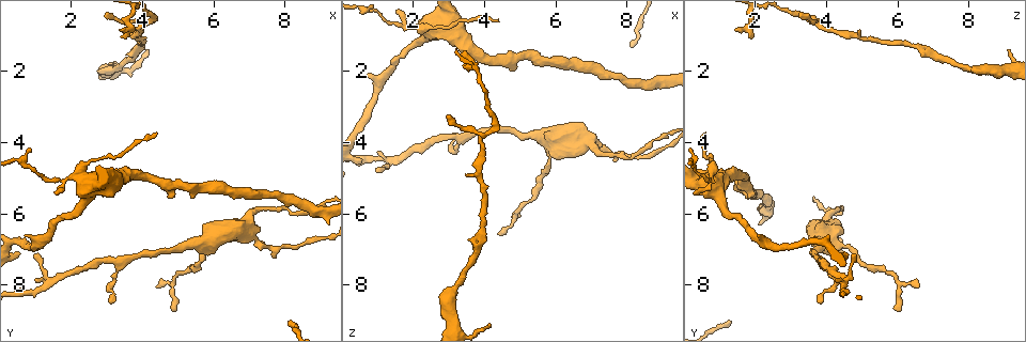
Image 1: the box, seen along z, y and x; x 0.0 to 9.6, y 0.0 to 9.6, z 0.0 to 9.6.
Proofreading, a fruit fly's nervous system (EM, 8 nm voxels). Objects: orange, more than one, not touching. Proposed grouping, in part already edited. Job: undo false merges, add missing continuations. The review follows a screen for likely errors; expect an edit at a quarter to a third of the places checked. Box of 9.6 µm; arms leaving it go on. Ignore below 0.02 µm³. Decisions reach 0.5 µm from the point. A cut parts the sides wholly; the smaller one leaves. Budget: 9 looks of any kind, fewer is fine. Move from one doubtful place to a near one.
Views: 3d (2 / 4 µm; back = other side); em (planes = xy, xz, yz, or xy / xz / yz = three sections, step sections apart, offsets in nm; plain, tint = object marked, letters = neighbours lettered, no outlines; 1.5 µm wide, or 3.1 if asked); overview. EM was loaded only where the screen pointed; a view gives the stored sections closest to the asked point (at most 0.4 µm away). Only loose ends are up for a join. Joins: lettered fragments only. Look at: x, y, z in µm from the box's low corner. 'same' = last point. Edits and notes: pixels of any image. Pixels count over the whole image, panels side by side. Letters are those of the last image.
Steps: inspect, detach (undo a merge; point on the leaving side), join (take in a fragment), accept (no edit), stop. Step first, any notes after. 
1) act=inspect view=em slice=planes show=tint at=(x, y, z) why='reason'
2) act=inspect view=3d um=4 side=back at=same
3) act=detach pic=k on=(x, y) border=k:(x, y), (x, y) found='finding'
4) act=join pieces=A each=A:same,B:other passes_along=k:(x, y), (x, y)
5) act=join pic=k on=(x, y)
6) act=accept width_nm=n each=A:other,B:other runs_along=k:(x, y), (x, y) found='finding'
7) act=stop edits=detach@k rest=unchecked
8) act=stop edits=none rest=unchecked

act=inspect view=em slice=planes show=letters at=(3.45, 0.90, 4.95) why='thin end'

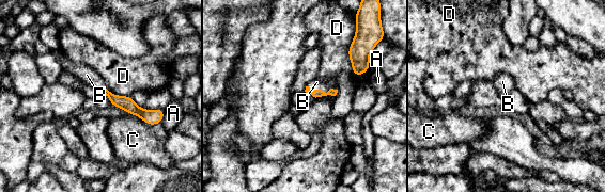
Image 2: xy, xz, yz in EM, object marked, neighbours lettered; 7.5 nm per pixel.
act=join pieces=B each=A:other,B:same,C:other,D:other passes_along=2:(317, 92), (317, 88), (316, 82) found='the neuron continues'

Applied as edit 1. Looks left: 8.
act=inspect view=overview why='redraw'

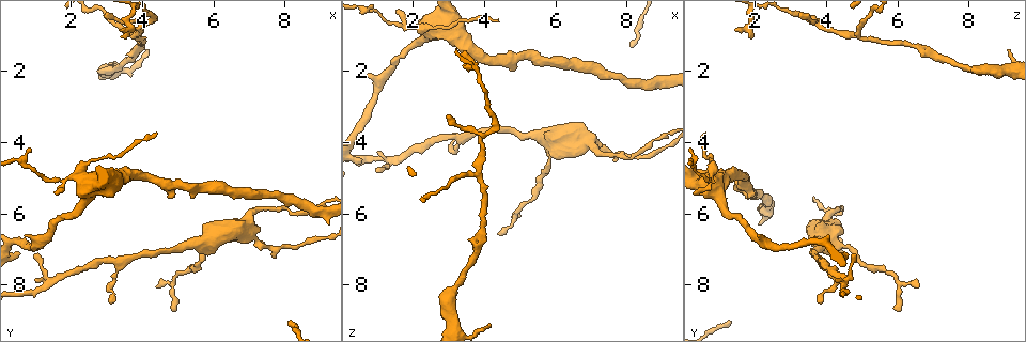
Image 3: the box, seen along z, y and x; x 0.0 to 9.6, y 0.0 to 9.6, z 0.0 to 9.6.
act=inspect view=em slice=planes show=plain at=(1.85, 5.05, 0.75) why='two arms at a narrow angle'

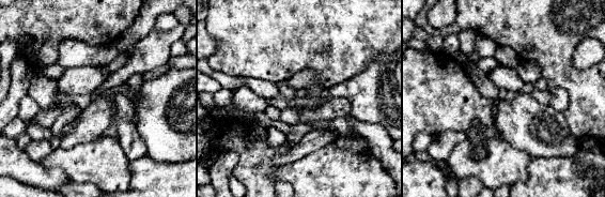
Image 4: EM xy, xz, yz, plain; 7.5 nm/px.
act=inspect view=em slice=planes show=letters at=same why='what lies round it'

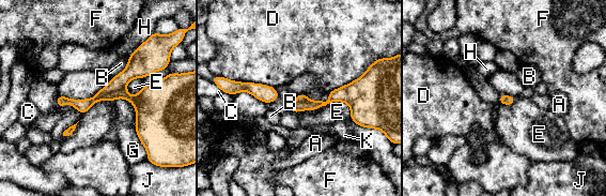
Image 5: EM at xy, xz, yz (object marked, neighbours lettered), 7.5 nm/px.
act=accept each=A:other,B:other,C:other,D:other,E:other,F:other,G:other,H:other,J:other,K:other runs_along=5:(158, 94), (59, 104) found='continuous, no second neuron'

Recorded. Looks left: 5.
act=inspect view=em slice=planes show=letters at=(3.15, 8.55, 3.85) why='branch stops here'

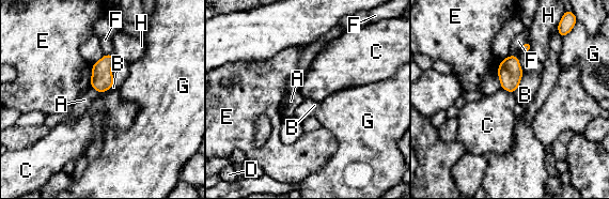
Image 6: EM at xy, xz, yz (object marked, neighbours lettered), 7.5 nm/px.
act=accept width_nm=160 each=A:other,B:other,C:other,D:other,E:other,F:other,G:other,H:other border=6:(500, 88), (513, 93) found='no lettered fragment goes on from it'

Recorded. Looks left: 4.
act=inspect view=em slice=planes show=letters at=(4.40, 8.05, 6.60) why='thin end'

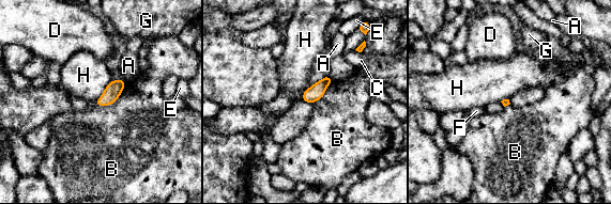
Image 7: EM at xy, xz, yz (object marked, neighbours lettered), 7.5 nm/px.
act=accept each=A:other,B:other,C:other,D:other,E:other,F:other,G:other,H:other border=7:(111, 80), (93, 103) found='no lettered fragment goes on from it'

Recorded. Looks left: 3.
act=stop edits=join@2 rest=unchecked

